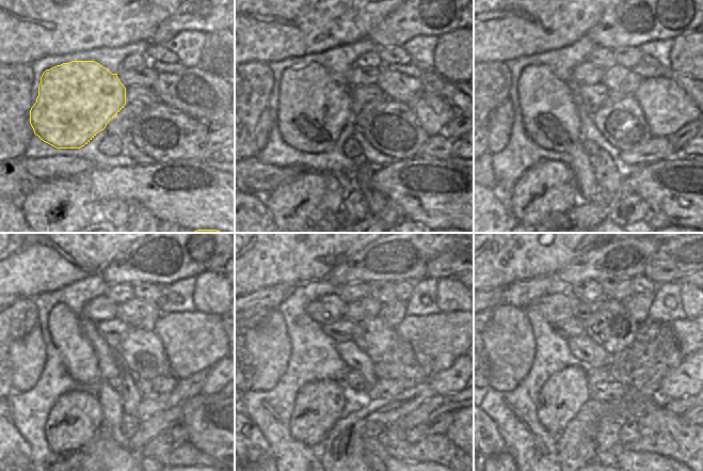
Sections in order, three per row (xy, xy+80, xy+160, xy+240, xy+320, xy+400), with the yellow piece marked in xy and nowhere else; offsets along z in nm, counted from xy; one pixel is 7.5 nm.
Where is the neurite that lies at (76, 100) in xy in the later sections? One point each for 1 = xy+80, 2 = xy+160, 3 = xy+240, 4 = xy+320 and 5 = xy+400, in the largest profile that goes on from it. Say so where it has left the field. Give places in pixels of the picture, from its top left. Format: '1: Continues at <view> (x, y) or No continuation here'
1: Continues at xy+80 (313, 110)
2: Continues at xy+160 (550, 118)
3: Continues at xy+240 (77, 354)
4: Continues at xy+320 (372, 445)
5: Continues at xy+400 (618, 450)

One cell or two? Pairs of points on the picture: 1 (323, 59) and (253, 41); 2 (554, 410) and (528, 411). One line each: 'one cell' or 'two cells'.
1: two cells
2: two cells

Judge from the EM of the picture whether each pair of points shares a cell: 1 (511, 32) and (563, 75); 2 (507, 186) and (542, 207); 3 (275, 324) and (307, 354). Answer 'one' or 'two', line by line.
1: two
2: two
3: two

